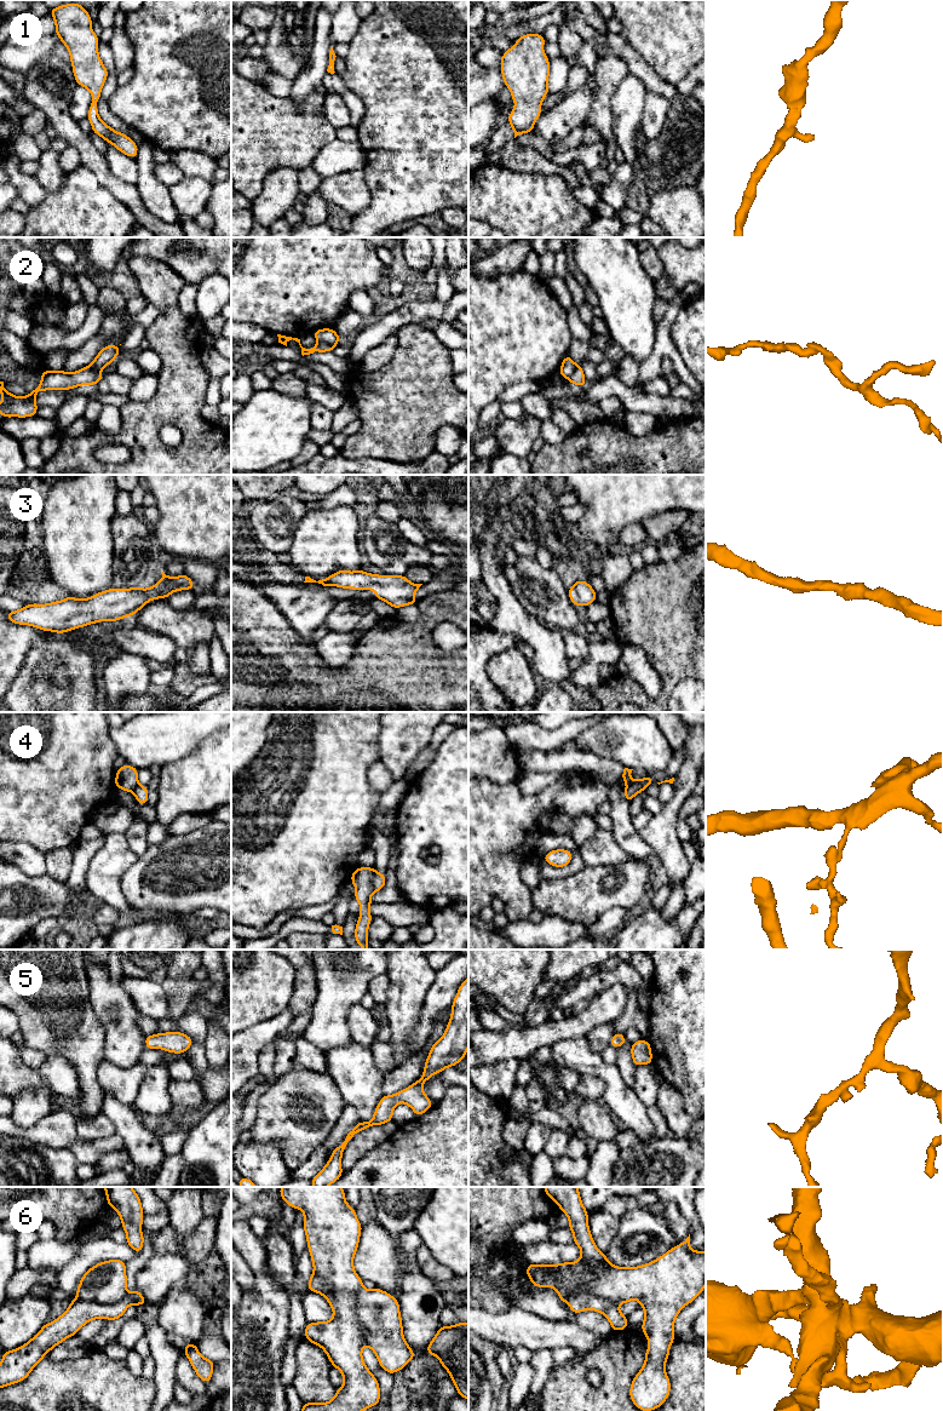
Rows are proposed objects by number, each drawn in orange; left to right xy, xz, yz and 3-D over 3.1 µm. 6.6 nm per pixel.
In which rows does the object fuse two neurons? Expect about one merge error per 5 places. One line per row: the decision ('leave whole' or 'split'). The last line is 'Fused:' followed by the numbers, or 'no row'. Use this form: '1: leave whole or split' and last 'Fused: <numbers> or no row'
1: leave whole
2: split
3: leave whole
4: split
5: leave whole
6: leave whole
Fused: 2, 4

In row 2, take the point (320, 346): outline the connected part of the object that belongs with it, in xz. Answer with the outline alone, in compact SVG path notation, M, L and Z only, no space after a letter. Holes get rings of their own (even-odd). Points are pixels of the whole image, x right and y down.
M277 334L277 337L278 337L278 343L281 343L286 346L287 346L287 343L292 339L298 342L300 348L301 348L301 355L303 356L314 354L316 351L327 352L327 351L333 351L334 350L333 345L329 345L329 344L326 344L326 343L320 343L320 342L314 348L305 349L305 348L301 346L300 339L298 339L298 338L286 337L286 335L281 335L281 334Z

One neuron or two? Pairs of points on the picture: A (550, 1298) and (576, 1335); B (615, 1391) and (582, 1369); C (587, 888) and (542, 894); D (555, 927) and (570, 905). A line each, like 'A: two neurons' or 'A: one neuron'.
A: two neurons
B: one neuron
C: one neuron
D: two neurons

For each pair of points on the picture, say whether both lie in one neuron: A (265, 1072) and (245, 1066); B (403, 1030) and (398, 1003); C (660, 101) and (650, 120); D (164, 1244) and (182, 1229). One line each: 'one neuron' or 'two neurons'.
A: two neurons
B: one neuron
C: one neuron
D: two neurons

